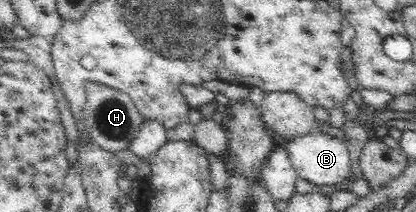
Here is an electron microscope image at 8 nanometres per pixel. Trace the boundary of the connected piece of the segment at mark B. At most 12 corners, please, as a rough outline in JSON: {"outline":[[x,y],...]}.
{"outline":[[319,127],[286,146],[298,176],[346,186],[345,142]]}

